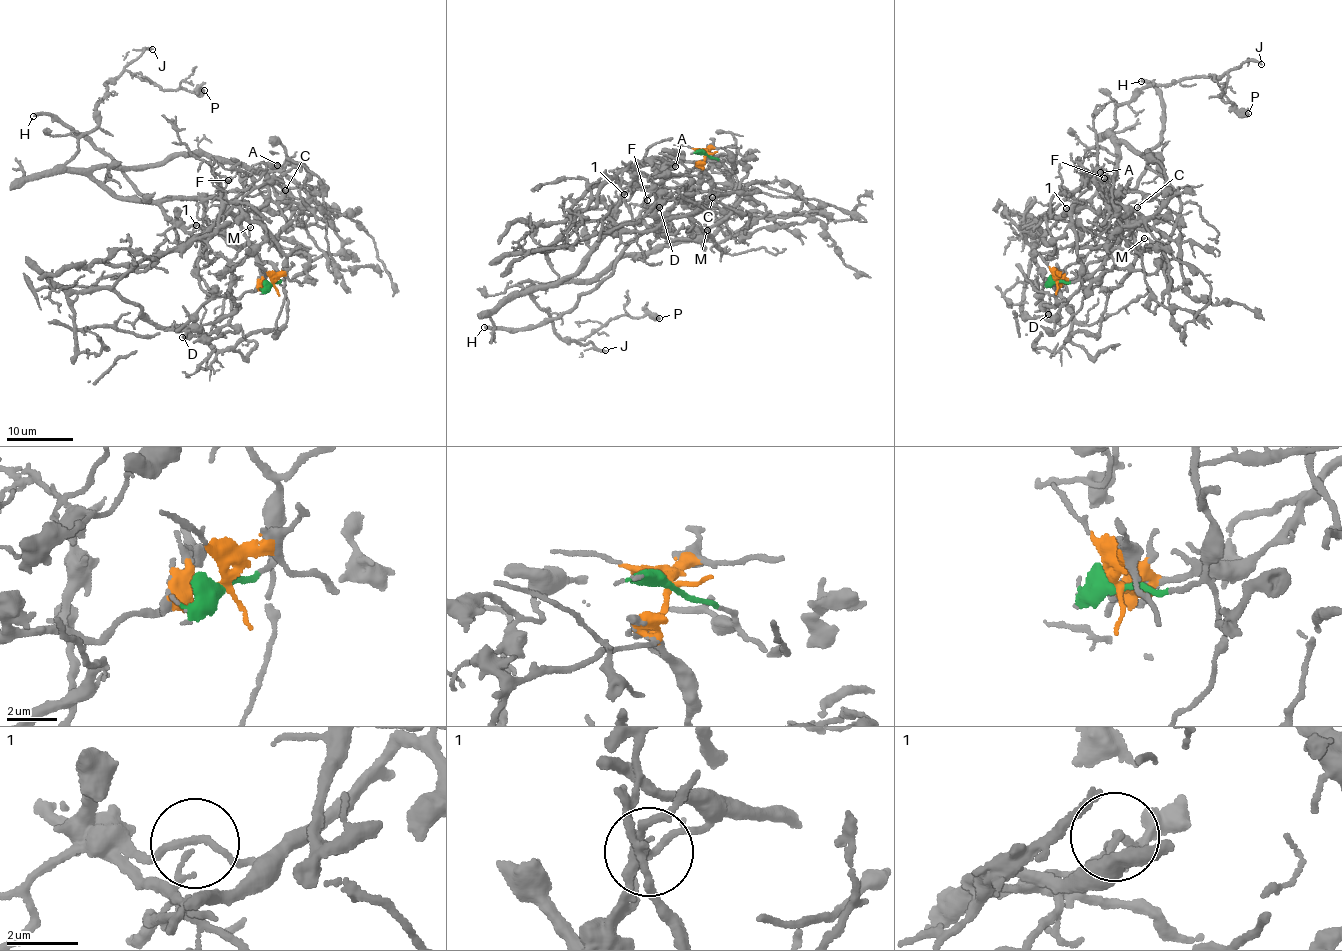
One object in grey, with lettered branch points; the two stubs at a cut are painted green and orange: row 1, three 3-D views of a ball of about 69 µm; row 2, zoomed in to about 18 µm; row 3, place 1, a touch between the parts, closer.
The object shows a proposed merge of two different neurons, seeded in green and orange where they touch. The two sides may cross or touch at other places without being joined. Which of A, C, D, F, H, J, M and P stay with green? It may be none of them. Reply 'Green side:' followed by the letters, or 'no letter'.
Green side: A, F, J, M, P

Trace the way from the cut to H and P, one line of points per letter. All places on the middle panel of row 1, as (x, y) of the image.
H: (706, 154), (710, 190), (697, 211), (652, 223), (612, 274), (541, 325), (484, 327)
P: (706, 154), (722, 163), (678, 160), (624, 193), (576, 272), (517, 284), (530, 281), (562, 338), (660, 317)

